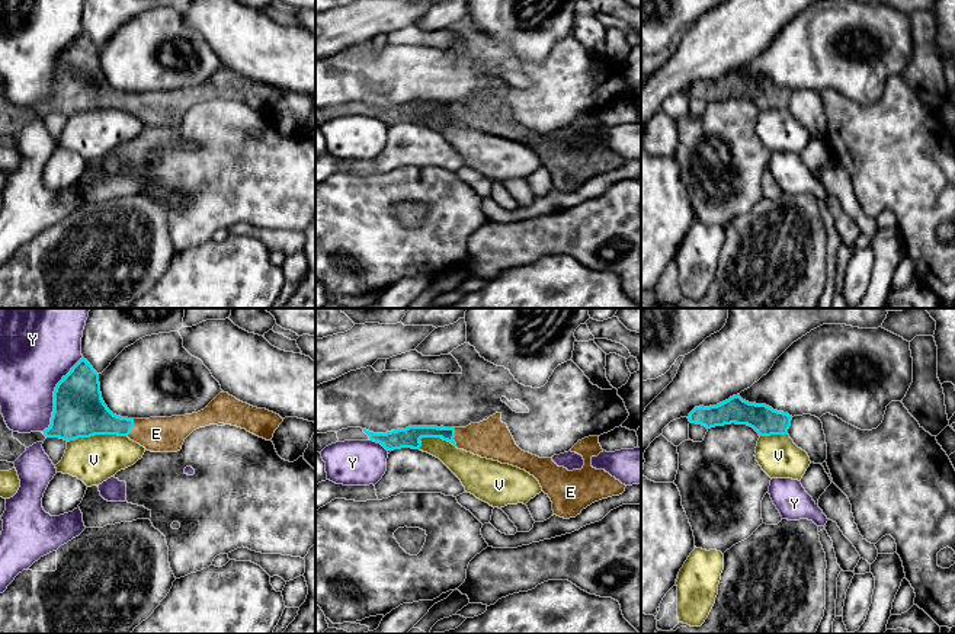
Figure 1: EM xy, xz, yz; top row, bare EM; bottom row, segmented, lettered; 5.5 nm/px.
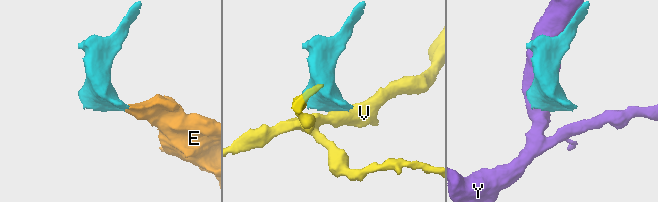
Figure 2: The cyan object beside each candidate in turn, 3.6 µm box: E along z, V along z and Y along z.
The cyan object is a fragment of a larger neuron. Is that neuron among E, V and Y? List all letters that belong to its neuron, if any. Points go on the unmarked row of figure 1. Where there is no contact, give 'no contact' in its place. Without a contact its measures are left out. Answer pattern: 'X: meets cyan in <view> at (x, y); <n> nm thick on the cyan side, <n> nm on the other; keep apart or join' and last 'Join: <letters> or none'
E: meets cyan in xz at (454, 111); 120 nm thick on the cyan side, 220 nm on the other; join
V: meets cyan in xy at (96, 108); 280 nm thick on the cyan side, 260 nm on the other; keep apart
Y: meets cyan in xy at (54, 69); 280 nm thick on the cyan side, 380 nm on the other; keep apart
Join: E

